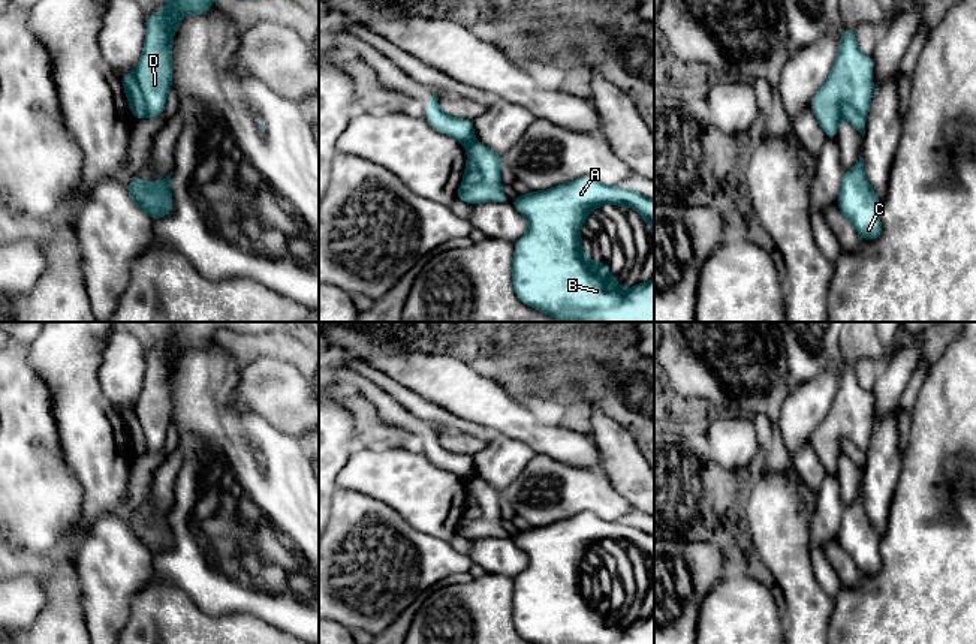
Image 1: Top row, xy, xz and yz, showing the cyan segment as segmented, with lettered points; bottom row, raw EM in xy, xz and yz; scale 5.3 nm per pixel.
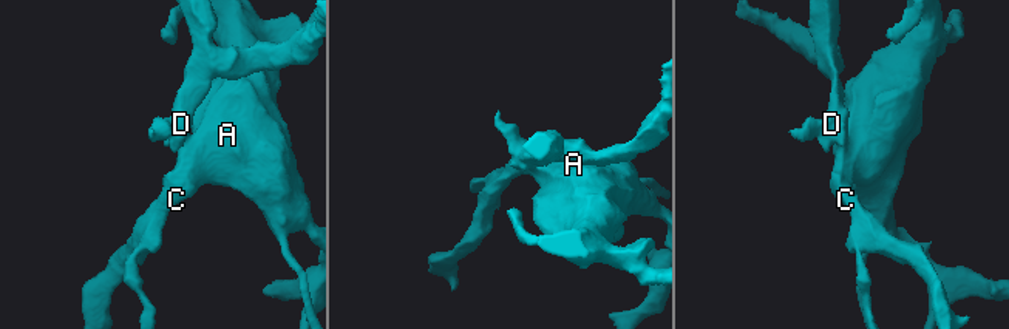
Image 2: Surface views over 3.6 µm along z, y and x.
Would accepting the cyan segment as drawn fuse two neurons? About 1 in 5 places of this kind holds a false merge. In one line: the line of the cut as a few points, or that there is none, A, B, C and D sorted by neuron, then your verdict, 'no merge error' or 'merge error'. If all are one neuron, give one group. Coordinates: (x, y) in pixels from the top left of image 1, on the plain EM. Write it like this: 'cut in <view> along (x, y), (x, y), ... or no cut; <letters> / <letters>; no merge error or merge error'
cut in xy along (133, 409), (147, 451); A B C / D; merge error

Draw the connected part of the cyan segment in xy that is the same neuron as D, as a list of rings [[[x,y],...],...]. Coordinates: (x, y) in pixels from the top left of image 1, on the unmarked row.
[[[168,322],[165,344],[147,356],[144,386],[135,403],[135,415],[147,442],[147,452],[163,449],[166,431],[172,422],[172,373],[189,347],[201,352],[219,329],[262,335],[283,322]]]

